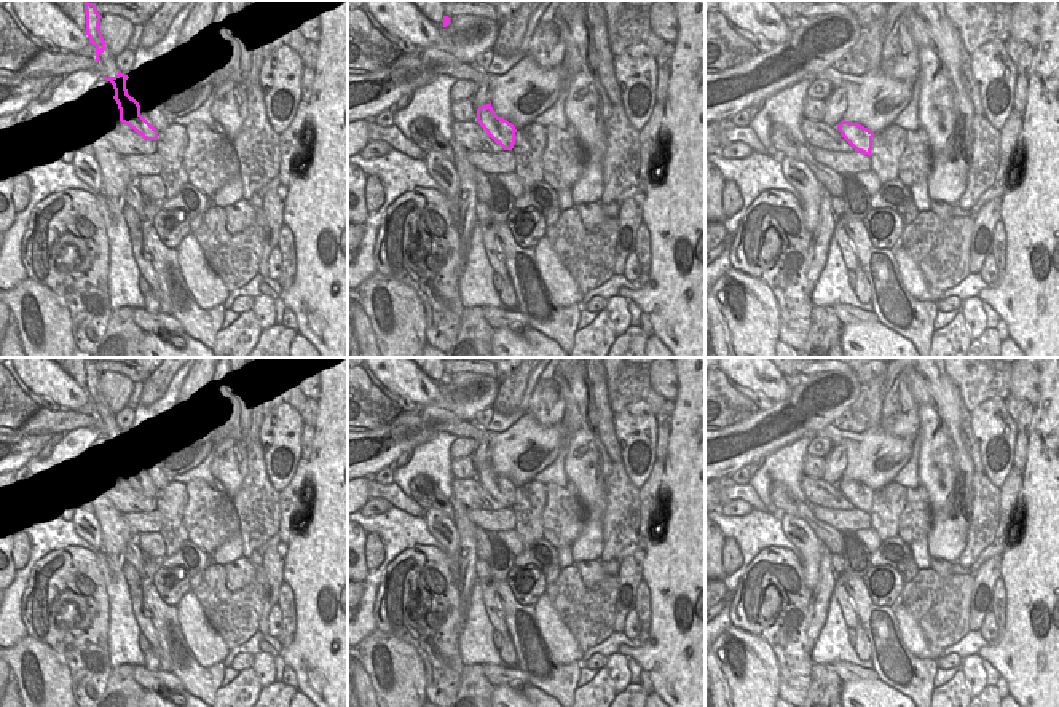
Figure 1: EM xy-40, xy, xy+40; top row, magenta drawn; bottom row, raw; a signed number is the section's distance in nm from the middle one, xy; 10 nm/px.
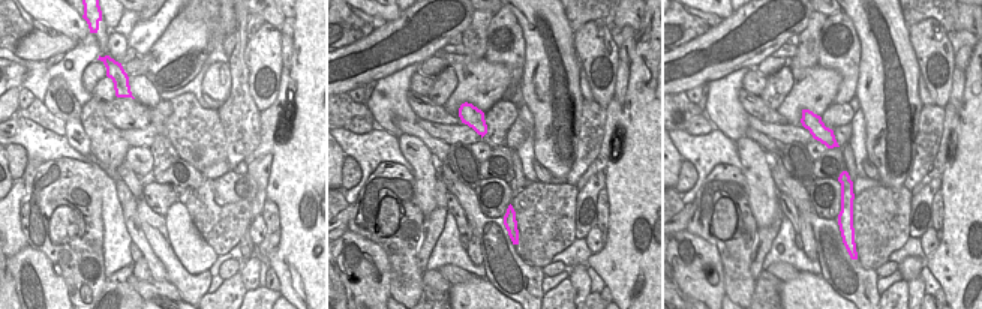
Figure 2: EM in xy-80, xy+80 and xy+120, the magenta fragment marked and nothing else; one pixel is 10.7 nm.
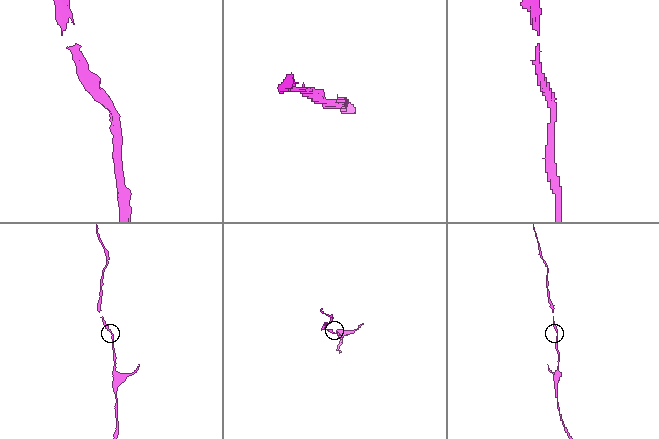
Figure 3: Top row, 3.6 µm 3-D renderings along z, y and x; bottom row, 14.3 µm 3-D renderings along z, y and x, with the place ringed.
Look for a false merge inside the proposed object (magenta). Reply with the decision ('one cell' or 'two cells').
one cell

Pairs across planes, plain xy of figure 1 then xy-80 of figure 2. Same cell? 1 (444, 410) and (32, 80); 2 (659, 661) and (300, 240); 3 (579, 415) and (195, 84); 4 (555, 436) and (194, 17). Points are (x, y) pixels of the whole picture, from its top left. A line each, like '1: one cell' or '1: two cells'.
1: two cells
2: one cell
3: two cells
4: one cell

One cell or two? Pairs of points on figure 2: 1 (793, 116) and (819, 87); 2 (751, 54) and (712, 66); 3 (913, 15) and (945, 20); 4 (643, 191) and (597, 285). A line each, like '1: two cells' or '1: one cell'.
1: one cell
2: one cell
3: one cell
4: two cells

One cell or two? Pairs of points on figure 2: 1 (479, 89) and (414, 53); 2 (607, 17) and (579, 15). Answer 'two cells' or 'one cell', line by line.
1: two cells
2: one cell

